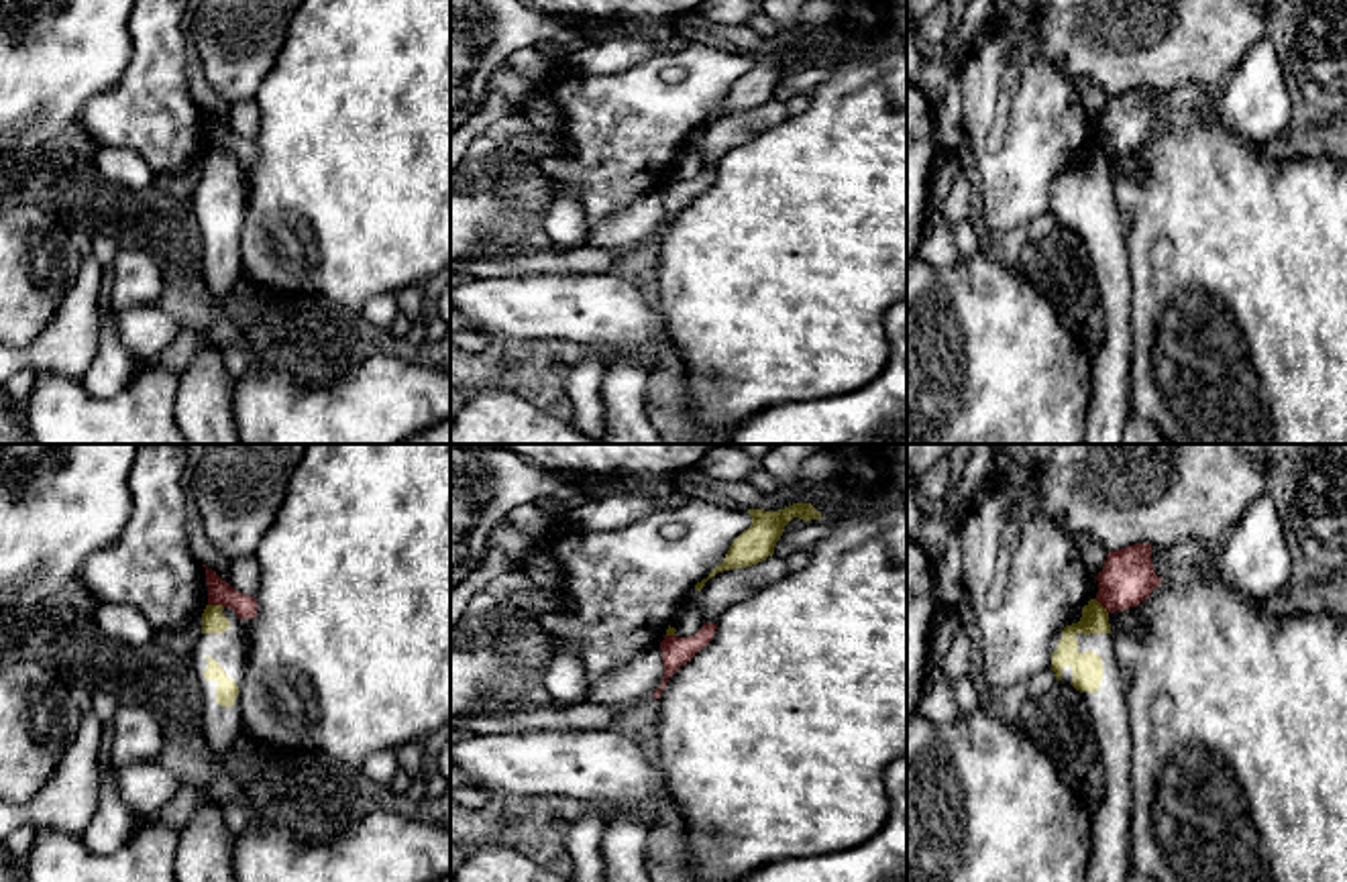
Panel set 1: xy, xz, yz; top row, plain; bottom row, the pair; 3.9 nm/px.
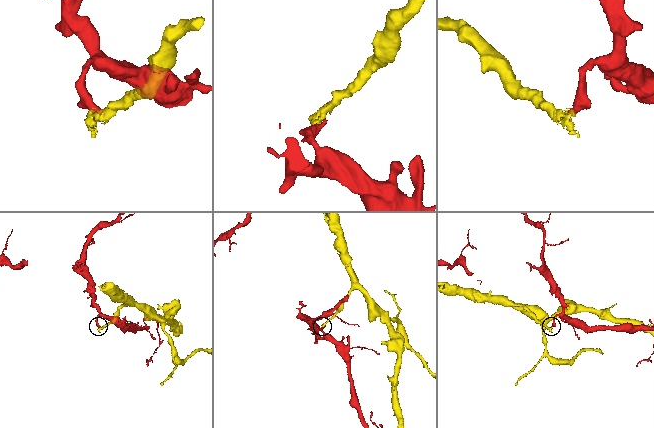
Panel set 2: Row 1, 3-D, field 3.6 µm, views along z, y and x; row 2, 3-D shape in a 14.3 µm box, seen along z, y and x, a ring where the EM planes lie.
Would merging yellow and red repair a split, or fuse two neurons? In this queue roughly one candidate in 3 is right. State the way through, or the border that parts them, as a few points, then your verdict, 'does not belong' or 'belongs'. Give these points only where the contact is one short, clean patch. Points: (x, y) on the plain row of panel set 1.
along xy (208, 147), (223, 149) | does not belong

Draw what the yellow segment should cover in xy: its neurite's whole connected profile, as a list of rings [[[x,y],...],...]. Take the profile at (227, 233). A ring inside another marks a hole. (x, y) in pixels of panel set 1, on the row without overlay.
[[[206,149],[202,177],[190,206],[204,240],[204,304],[218,304],[232,291],[243,273],[240,230],[247,218],[247,169],[230,151]]]

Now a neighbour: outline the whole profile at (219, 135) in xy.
[[[206,112],[208,126],[208,149],[230,151],[238,163],[253,163],[257,159],[257,145],[245,136],[232,132],[226,124],[222,124],[212,112]]]

